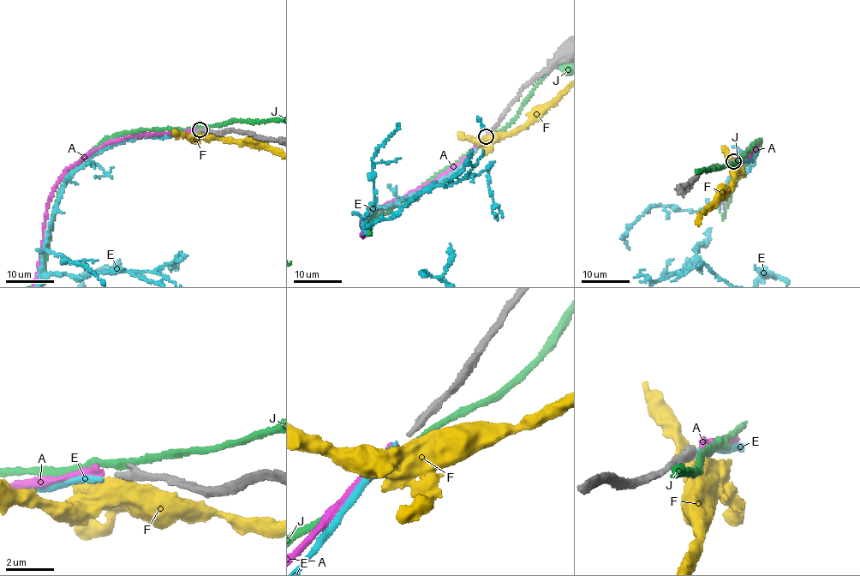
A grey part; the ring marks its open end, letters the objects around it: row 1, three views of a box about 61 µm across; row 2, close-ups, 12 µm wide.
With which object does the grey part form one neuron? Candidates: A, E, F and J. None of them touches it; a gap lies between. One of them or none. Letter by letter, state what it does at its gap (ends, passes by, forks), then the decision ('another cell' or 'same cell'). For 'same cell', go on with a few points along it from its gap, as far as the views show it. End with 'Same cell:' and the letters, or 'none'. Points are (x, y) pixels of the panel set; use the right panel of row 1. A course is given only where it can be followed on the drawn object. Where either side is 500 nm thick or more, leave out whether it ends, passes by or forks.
A: it ends | same cell
E: it ends | another cell
F: another cell
J: it passes by | another cell
Same cell: A

